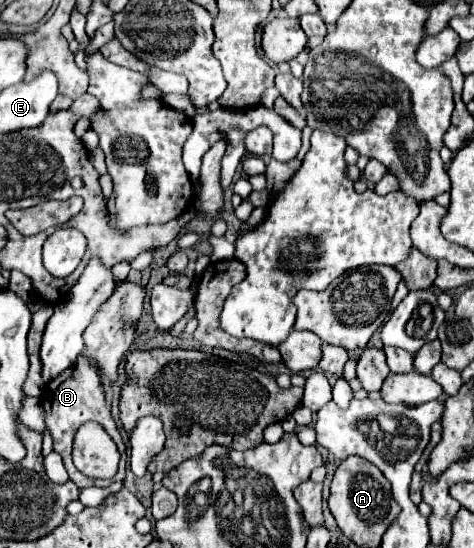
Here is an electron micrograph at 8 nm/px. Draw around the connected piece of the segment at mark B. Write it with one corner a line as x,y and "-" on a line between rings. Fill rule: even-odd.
79,358
71,368
67,368
63,374
59,374
51,384
47,384
43,388
43,394
41,394
41,406
45,408
47,412
47,428
53,436
53,448
55,452
59,452
63,456
63,462
65,462
65,468
69,474
69,478
77,484
77,488
89,488
89,486
99,486
99,488
107,488
115,482
121,482
124,480
127,468
127,454
126,446
121,440
121,434
117,430
117,424
111,416
111,406
107,406
107,396
101,388
101,378
99,374
91,368
91,364
87,362
87,358
-
89,420
95,420
99,424
103,424
103,428
109,432
109,436
115,440
119,452
121,452
121,464
119,464
119,472
115,474
113,480
95,480
95,478
87,478
85,474
81,474
77,468
75,468
72,461
72,445
73,436
77,432
77,428

